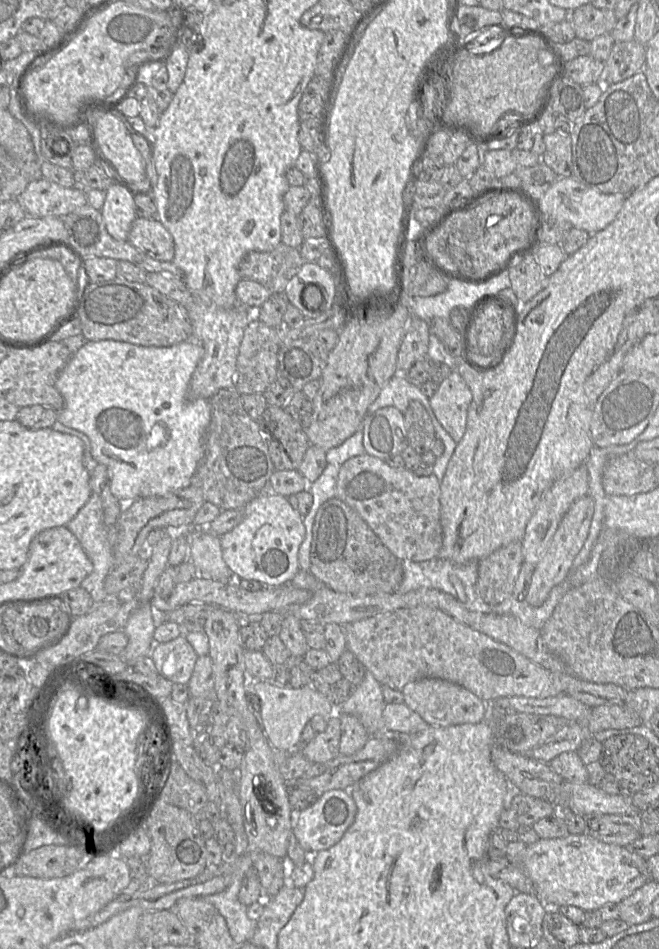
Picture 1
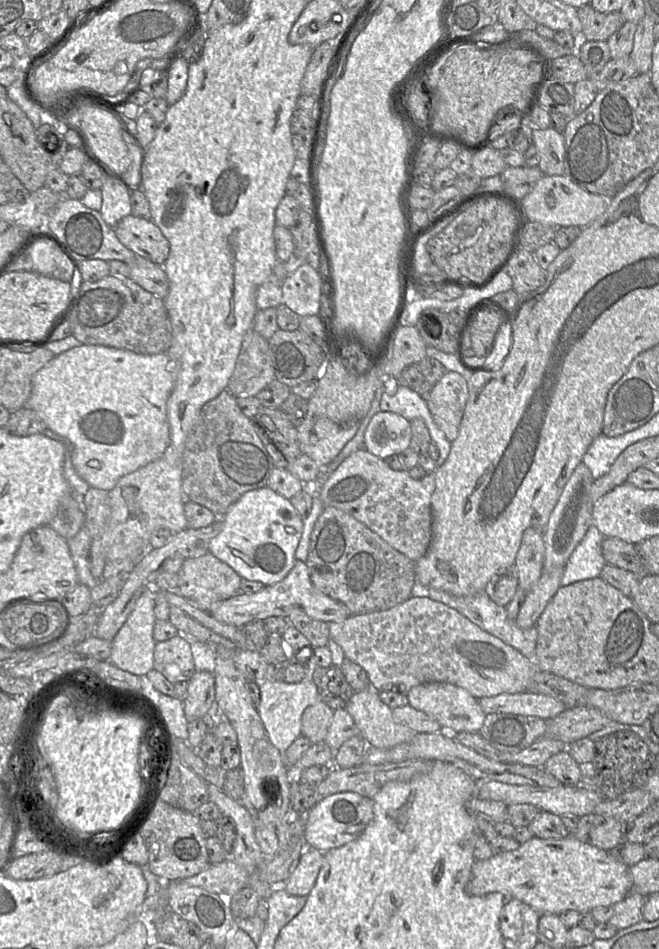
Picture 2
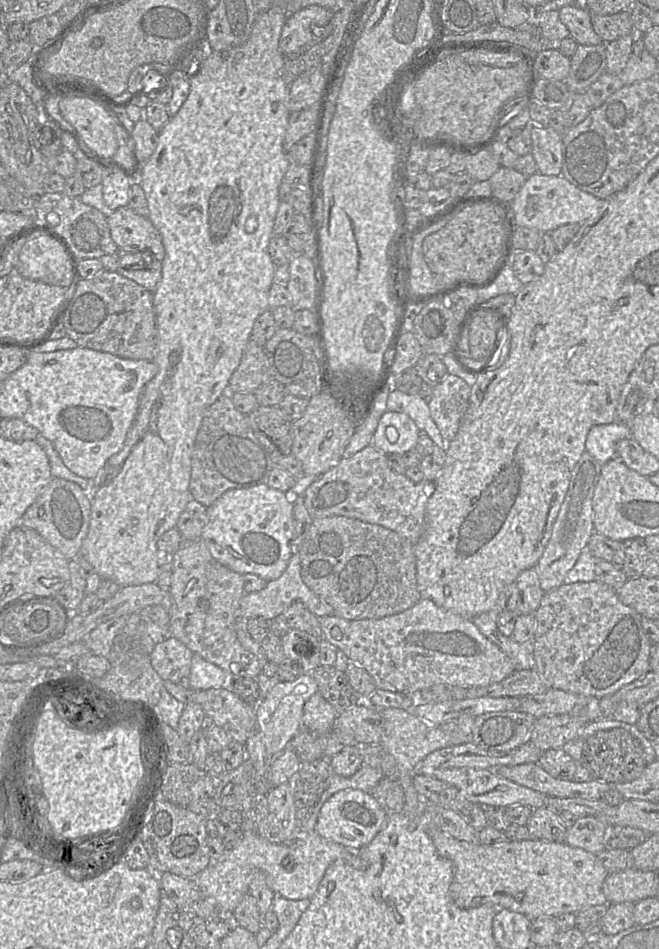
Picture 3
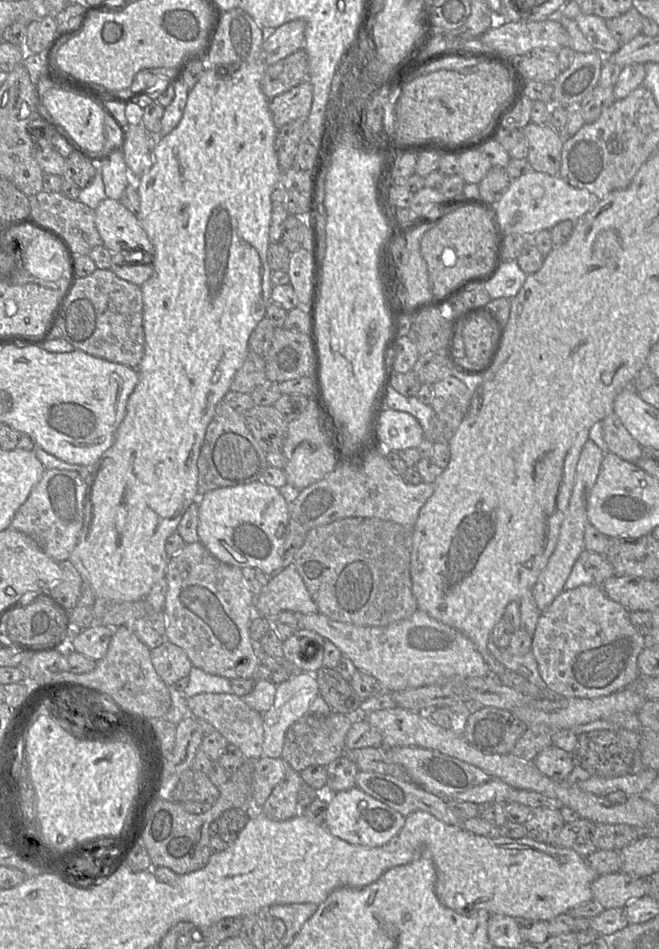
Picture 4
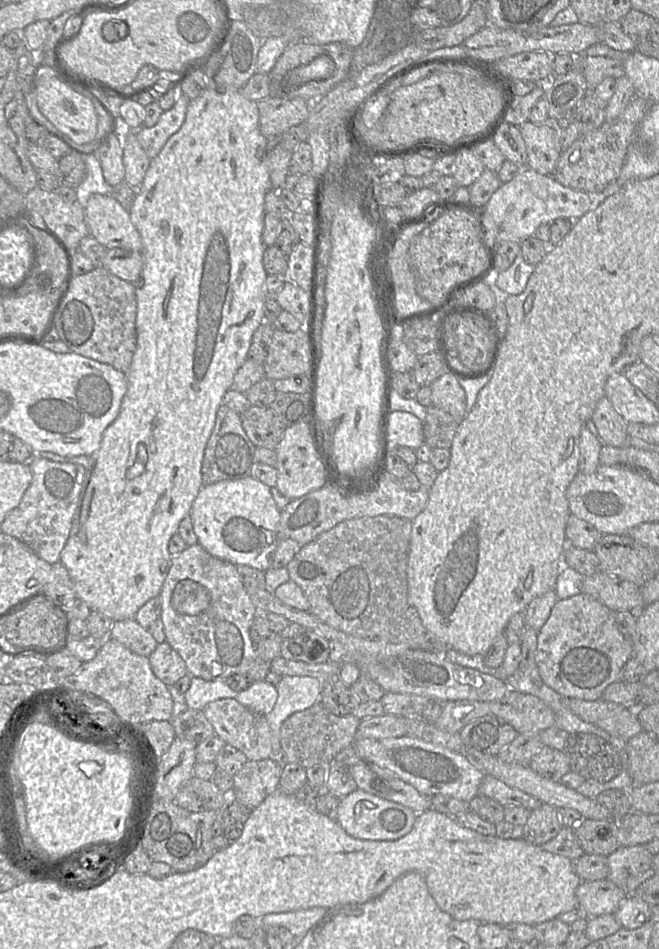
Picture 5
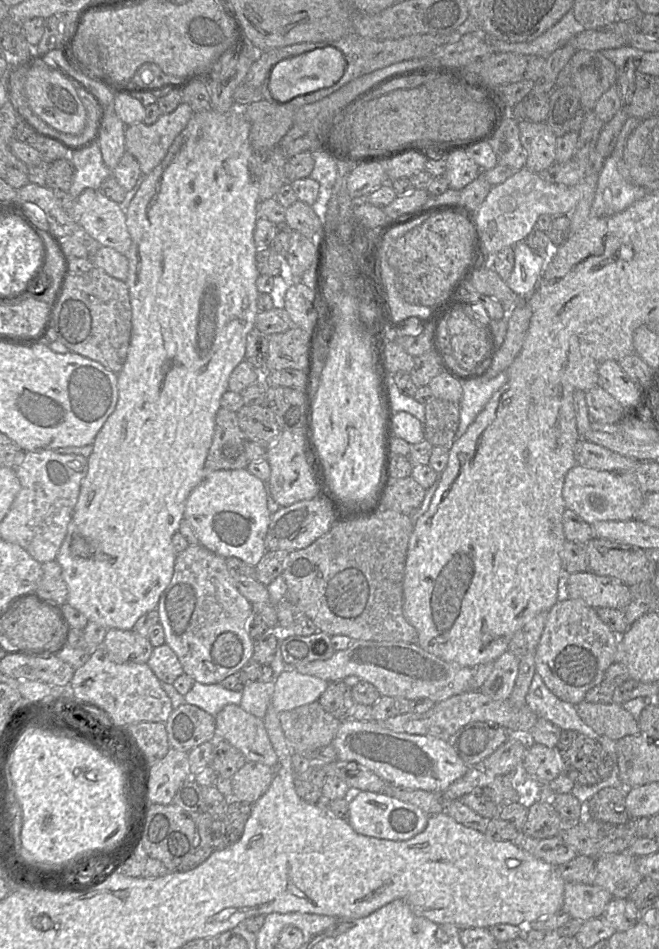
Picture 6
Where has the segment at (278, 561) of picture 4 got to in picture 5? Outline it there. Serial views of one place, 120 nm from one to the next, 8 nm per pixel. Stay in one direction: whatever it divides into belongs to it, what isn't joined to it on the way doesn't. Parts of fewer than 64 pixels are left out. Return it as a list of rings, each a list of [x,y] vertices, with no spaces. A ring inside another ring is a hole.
[[[249,476],[203,486],[192,504],[190,517],[198,544],[210,555],[263,572],[270,568],[270,557],[280,541],[281,510],[266,484]]]

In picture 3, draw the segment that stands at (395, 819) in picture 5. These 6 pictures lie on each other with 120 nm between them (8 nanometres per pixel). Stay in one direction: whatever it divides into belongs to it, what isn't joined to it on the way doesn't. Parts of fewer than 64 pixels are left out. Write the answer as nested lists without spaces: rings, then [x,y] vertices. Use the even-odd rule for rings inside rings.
[[[346,789],[333,794],[324,803],[315,832],[322,838],[343,845],[349,850],[359,850],[373,840],[386,819],[386,812],[370,794],[358,789]]]

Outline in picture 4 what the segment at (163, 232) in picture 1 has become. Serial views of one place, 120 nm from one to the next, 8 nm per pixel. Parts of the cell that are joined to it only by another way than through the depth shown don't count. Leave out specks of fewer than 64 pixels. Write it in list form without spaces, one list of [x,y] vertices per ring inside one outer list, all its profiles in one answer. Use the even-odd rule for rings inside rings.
[[[105,198],[96,207],[95,226],[102,245],[111,252],[141,250],[154,255],[154,248],[135,214],[119,200]]]

